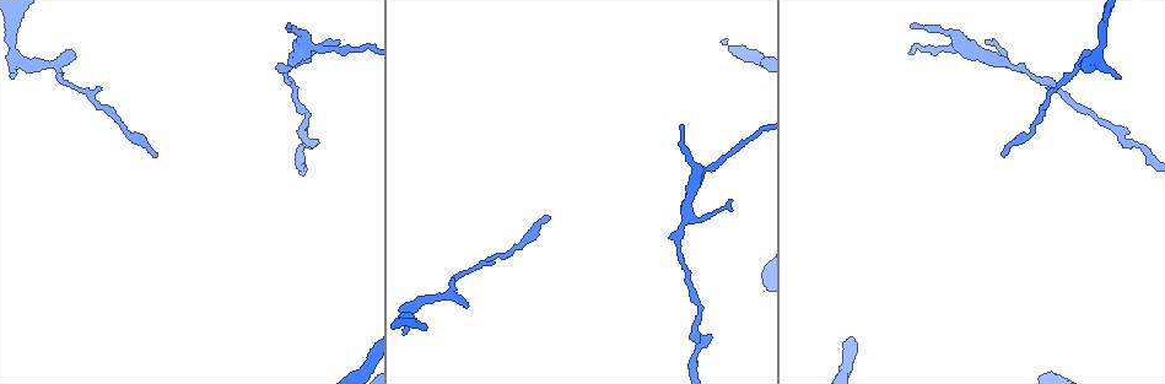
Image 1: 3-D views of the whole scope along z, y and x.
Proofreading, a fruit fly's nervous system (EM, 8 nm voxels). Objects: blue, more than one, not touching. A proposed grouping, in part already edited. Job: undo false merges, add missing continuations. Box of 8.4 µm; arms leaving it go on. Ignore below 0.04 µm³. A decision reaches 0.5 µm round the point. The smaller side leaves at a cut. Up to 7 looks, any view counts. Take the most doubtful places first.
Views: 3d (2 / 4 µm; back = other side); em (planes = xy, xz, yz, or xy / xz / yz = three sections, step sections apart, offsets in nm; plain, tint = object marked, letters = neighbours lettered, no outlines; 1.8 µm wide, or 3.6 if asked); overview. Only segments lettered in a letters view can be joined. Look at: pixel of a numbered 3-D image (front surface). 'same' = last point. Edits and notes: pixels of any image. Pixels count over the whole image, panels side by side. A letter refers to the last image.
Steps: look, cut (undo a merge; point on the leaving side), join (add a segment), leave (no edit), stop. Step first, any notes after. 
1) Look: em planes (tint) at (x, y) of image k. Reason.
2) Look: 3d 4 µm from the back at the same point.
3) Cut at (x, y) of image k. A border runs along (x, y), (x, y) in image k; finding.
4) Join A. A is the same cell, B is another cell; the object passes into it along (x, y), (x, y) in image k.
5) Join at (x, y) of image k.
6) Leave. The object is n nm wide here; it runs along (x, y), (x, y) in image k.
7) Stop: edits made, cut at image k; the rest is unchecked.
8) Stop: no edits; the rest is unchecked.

Look: em xy step 8 (letters) at (469, 306) of image 1.

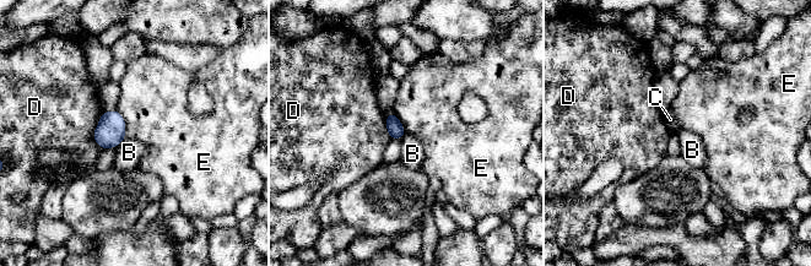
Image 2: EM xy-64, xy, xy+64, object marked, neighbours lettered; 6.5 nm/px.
Leave. The object is 110 nm wide here; B, C, D and E are other cells; a border runs along (115, 109), (124, 120), (125, 139) in image 2; none of them fits.

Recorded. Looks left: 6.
Look: em 3.6 µm planes (letters) at (547, 218) of image 1. Long arm stops here.

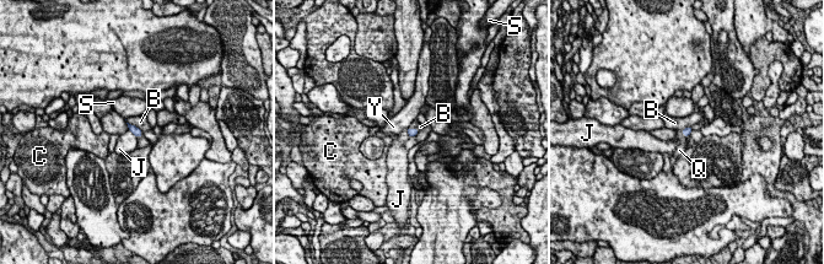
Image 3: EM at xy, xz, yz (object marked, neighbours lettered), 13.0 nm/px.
Join Q. Q is the same cell, B, C, J, S and Y are other cells; the object passes into it along (410, 132), (414, 129), (415, 124) in image 3; it goes on there.

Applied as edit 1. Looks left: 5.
Look: overview.

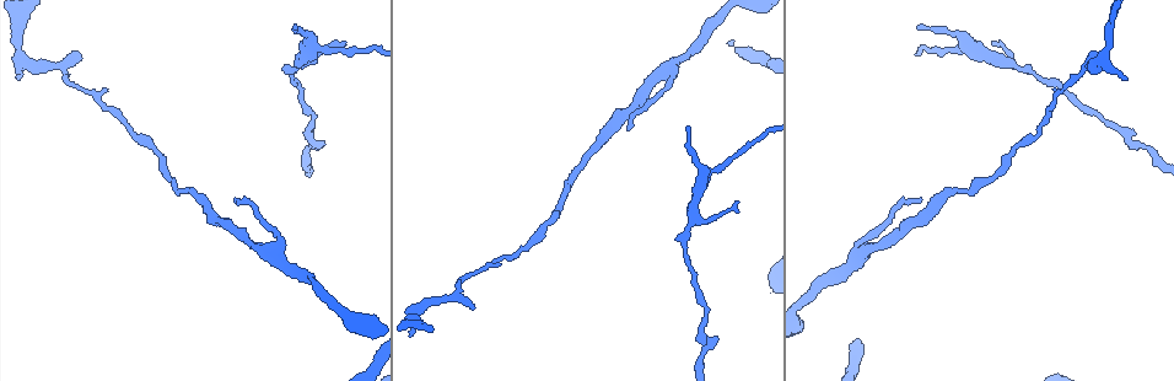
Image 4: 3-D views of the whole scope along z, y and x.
Look: 3d 4 µm at (626, 128) of image 4. Tapers out.

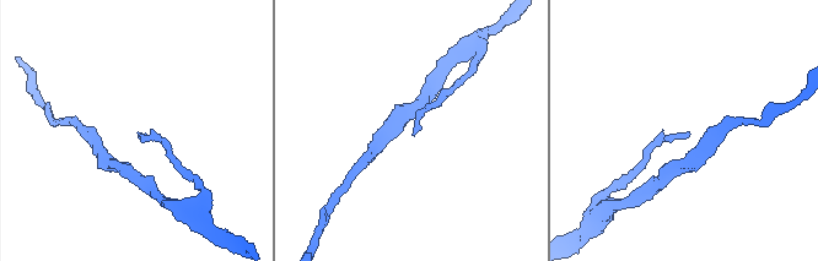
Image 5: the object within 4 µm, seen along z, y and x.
Look: em planes (letters) at (139, 133) of image 5.

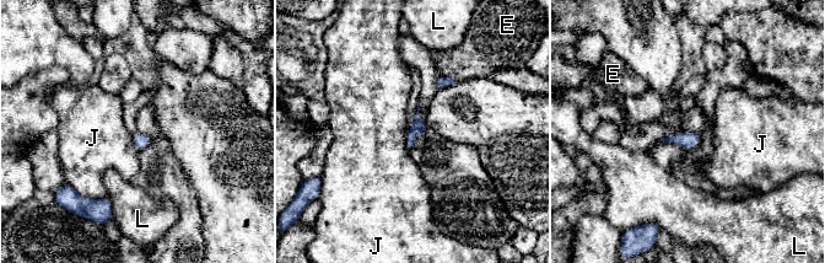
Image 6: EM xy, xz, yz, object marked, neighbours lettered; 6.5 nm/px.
Leave. The longest contact is with J, 260 nm; E, J and L are other cells; a border runs along (70, 186), (84, 197), (106, 198) in image 6; no lettered segment goes on from it.

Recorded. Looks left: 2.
Stop: edits made, join at image 3; the rest is unchecked.

